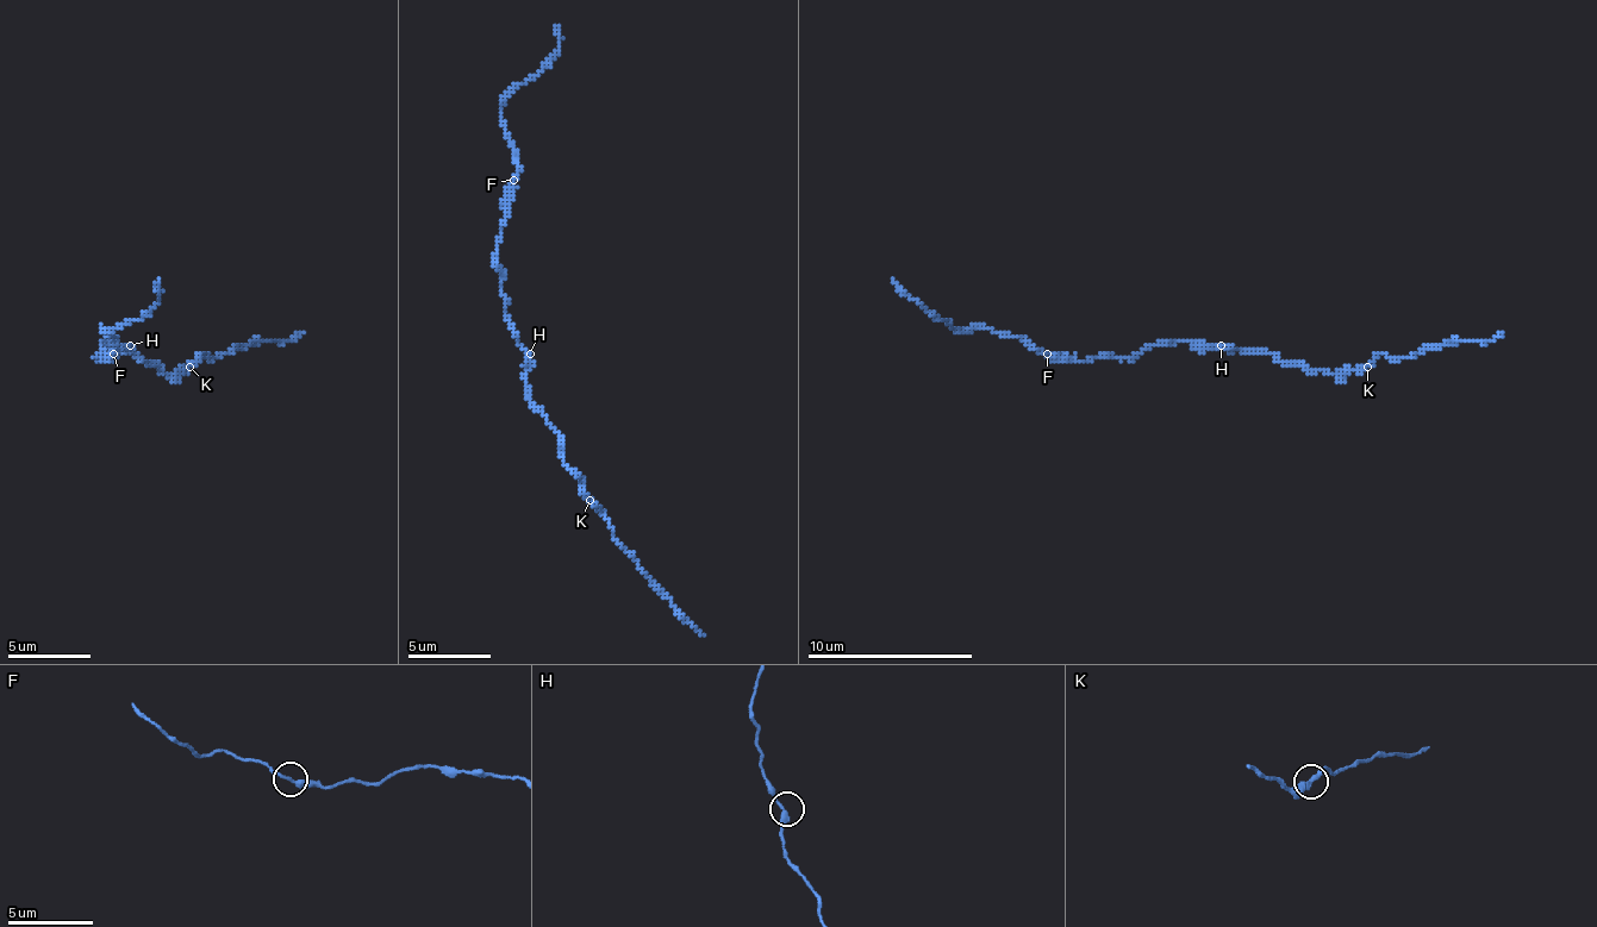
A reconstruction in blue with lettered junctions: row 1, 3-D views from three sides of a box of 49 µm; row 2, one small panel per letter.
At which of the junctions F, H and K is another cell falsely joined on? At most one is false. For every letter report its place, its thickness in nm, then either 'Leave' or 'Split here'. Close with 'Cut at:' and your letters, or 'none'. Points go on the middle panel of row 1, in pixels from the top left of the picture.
F: Place: (513, 180). Thickness 280 nm. Leave
H: Place: (530, 354). Thickness 280 nm. Leave
K: Place: (590, 500). Thickness 260 nm. Split here
Cut at: K

